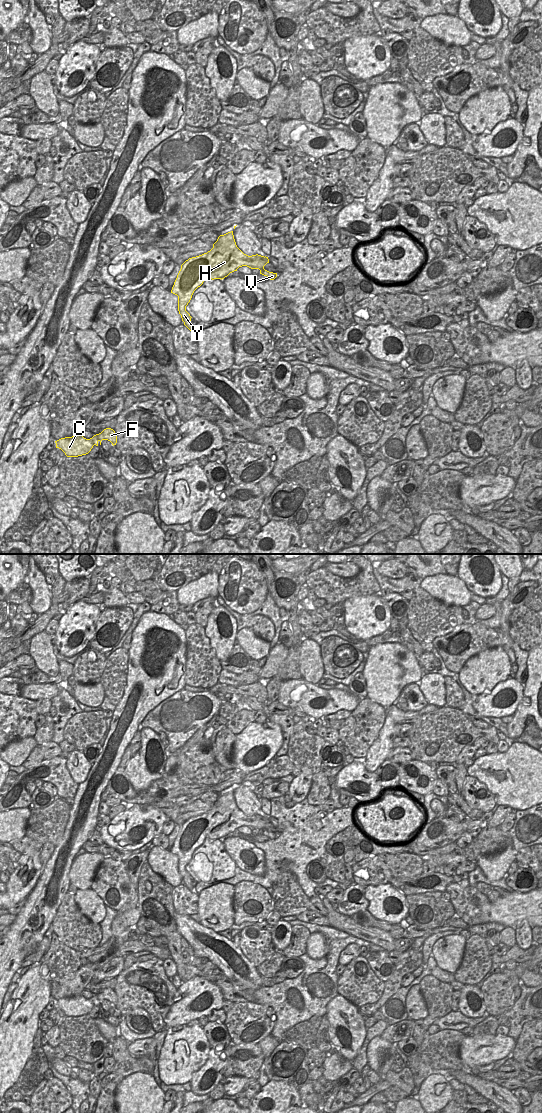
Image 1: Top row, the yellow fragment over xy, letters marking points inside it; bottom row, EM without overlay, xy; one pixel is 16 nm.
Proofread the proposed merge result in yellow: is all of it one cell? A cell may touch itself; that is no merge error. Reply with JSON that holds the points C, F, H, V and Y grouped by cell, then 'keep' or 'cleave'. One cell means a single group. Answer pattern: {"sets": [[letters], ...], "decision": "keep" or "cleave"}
{"sets": [["C", "F", "H", "V", "Y"]], "decision": "keep"}

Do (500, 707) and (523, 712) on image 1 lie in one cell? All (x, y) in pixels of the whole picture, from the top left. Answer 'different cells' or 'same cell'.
different cells

